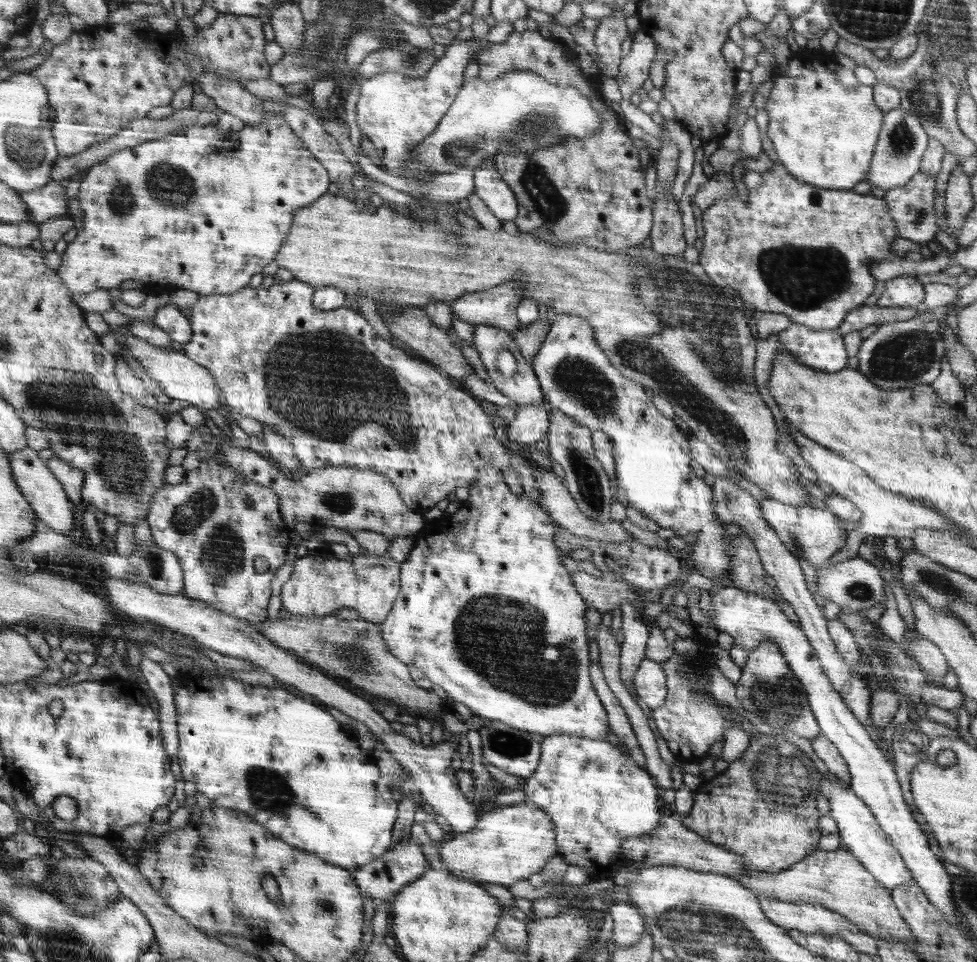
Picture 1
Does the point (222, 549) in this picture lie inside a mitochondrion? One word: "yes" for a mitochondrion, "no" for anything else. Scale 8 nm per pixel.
yes

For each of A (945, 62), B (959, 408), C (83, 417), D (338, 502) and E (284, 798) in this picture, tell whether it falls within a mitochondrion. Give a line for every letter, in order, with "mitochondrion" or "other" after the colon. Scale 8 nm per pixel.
A: mitochondrion
B: other
C: mitochondrion
D: mitochondrion
E: mitochondrion

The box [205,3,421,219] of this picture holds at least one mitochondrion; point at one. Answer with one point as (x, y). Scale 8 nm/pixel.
(322, 42)

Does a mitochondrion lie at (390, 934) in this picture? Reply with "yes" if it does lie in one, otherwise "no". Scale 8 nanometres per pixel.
no

